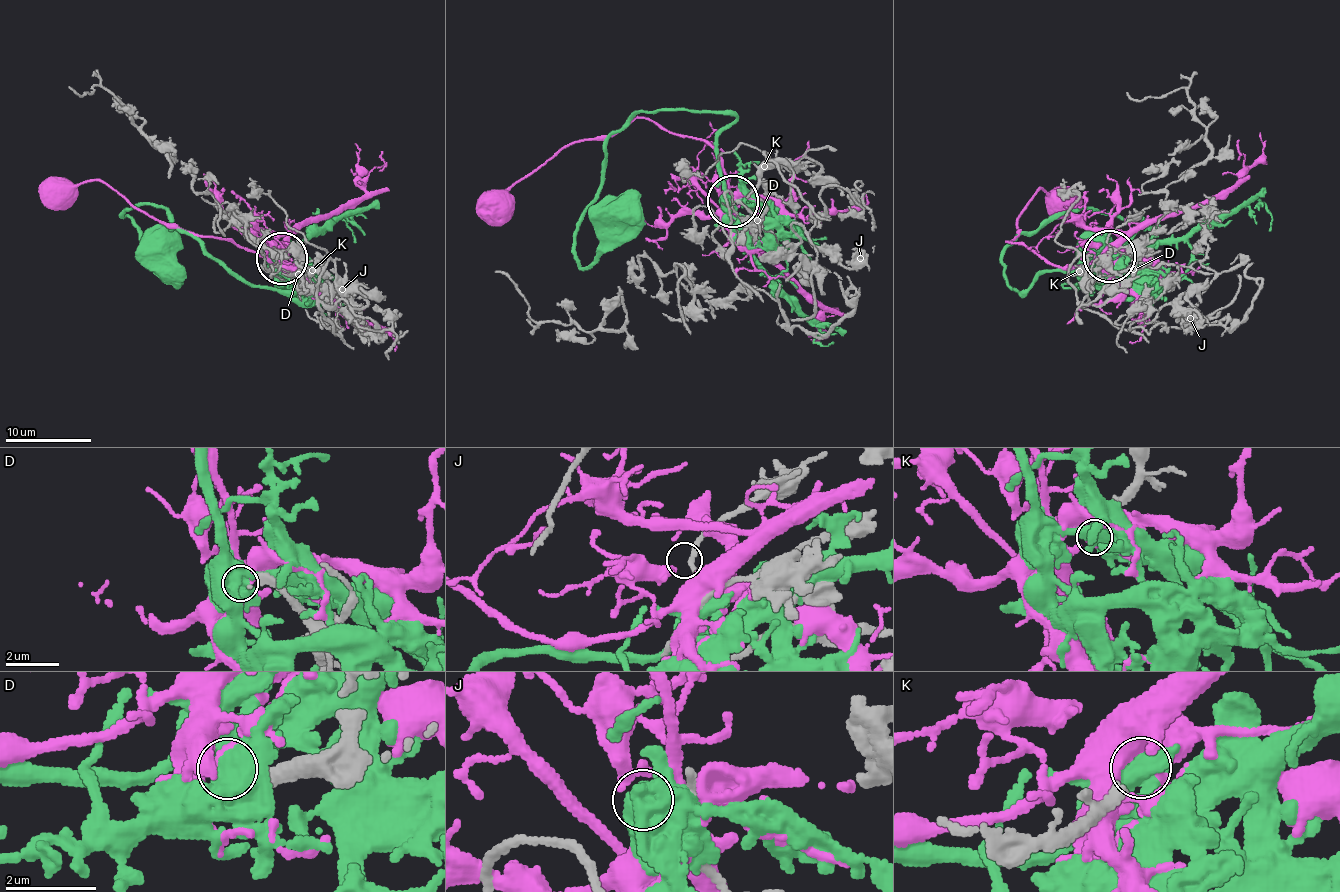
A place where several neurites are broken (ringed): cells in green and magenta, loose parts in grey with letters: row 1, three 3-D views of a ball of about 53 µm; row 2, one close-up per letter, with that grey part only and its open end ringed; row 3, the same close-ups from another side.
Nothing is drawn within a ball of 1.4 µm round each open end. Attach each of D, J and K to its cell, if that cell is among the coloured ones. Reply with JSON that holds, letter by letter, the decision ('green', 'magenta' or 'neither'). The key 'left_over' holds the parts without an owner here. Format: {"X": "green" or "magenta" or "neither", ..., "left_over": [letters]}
{"D": "green", "J": "neither", "K": "magenta", "left_over": ["J"]}

